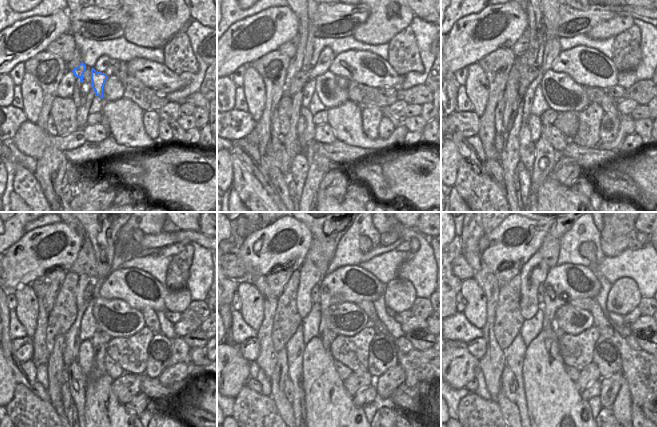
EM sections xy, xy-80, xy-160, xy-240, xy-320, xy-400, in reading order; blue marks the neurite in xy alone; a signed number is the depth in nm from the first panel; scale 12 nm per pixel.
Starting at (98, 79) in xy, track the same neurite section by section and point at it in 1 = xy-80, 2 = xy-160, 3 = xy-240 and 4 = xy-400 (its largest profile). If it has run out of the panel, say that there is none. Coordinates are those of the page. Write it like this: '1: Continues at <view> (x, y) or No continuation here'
1: Continues at xy-80 (331, 96)
2: Continues at xy-160 (562, 94)
3: Continues at xy-240 (115, 317)
4: Continues at xy-400 (572, 321)

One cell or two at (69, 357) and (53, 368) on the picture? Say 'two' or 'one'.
two

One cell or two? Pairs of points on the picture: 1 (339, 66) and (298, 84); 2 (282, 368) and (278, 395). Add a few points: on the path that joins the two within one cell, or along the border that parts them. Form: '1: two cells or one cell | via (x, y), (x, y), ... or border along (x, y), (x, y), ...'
1: two cells | border along (335, 56), (327, 69)
2: one cell | via (280, 375), (278, 377), (278, 388)

